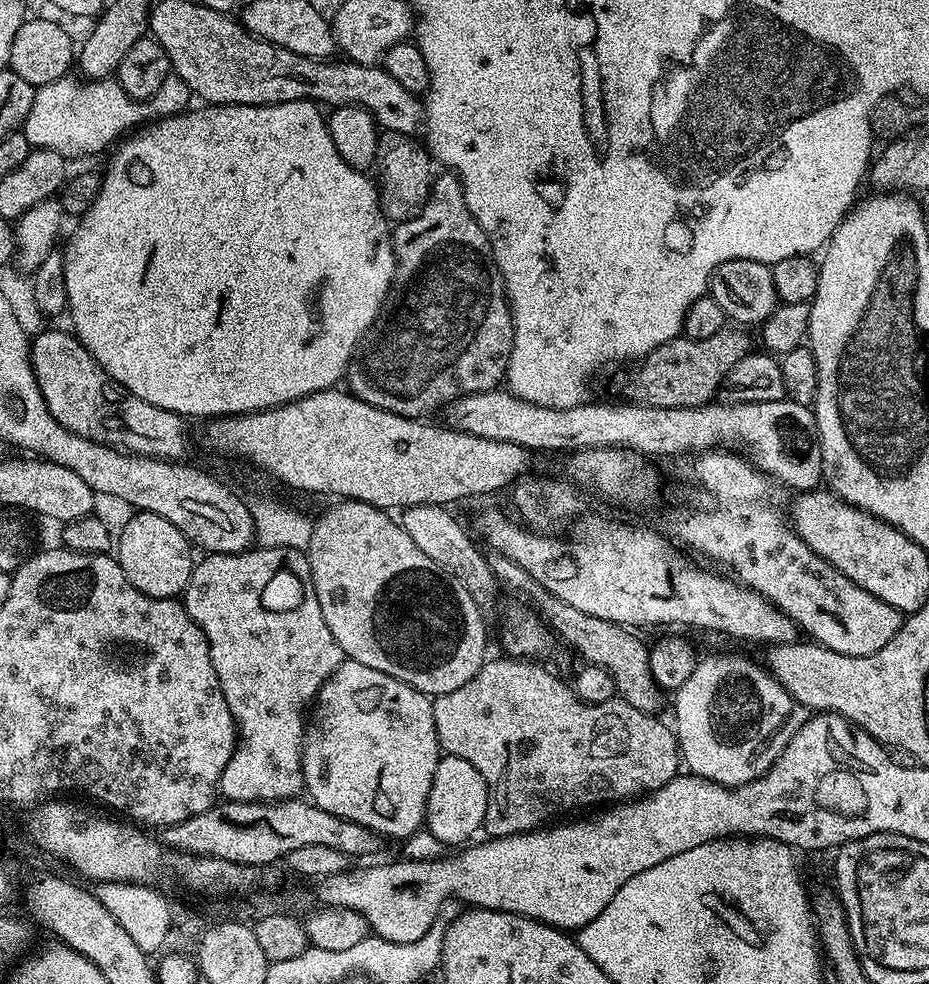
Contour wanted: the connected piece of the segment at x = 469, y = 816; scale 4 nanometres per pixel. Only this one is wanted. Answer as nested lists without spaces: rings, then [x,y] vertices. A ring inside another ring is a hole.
[[[441,755],[438,766],[434,770],[430,798],[426,798],[423,827],[430,834],[434,834],[434,838],[438,838],[441,845],[463,845],[473,839],[471,836],[475,832],[479,833],[483,829],[487,805],[488,787],[482,774],[478,774],[478,770],[474,770],[474,766],[470,766],[470,762],[466,762],[466,758]]]

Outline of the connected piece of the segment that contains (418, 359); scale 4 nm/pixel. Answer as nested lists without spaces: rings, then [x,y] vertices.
[[[455,172],[441,173],[433,179],[432,192],[420,213],[391,229],[392,252],[396,255],[392,291],[376,321],[356,345],[356,355],[346,373],[346,384],[353,396],[409,418],[428,418],[431,412],[447,409],[458,398],[499,389],[514,346],[512,309],[508,307],[504,279],[492,257],[488,235],[470,214],[464,187]]]

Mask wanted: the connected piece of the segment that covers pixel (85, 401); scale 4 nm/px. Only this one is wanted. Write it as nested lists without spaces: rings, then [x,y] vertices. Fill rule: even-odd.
[[[71,331],[40,332],[30,340],[32,369],[48,412],[66,430],[99,444],[109,444],[133,456],[153,456],[156,460],[183,461],[188,452],[185,417],[150,406],[130,394],[102,370]]]

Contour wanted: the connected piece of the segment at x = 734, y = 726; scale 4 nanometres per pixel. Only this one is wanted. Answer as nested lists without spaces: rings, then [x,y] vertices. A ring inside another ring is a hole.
[[[708,656],[705,660],[703,657],[697,663],[694,674],[690,674],[690,678],[686,678],[686,682],[682,682],[682,686],[676,689],[674,699],[676,699],[674,731],[678,737],[683,767],[693,776],[701,776],[716,784],[725,784],[727,788],[739,788],[741,784],[749,784],[752,780],[757,780],[759,776],[766,775],[775,760],[782,754],[782,750],[790,742],[790,738],[804,725],[806,719],[805,709],[801,708],[793,696],[772,677],[767,667],[763,663],[755,664],[754,661],[747,660],[744,656]]]

